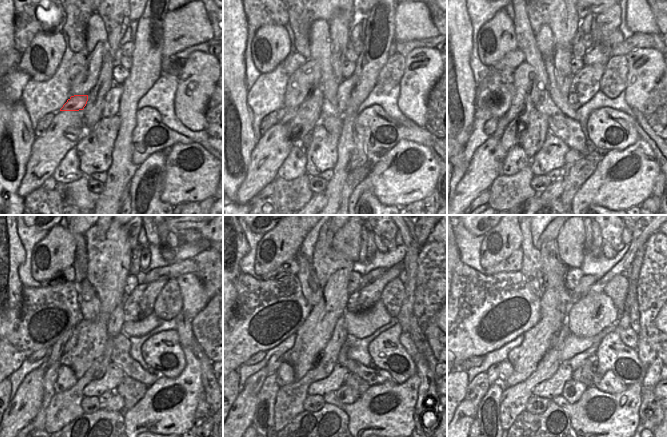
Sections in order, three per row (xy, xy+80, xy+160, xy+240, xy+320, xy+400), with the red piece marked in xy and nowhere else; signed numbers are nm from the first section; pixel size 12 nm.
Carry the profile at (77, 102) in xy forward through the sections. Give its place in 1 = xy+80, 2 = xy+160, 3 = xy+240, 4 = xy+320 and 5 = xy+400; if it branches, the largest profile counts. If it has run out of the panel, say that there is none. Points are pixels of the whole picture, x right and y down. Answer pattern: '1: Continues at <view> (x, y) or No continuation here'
1: Continues at xy+80 (285, 114)
2: Continues at xy+160 (502, 122)
3: Continues at xy+240 (44, 366)
4: Continues at xy+320 (253, 384)
5: Continues at xy+400 (476, 390).

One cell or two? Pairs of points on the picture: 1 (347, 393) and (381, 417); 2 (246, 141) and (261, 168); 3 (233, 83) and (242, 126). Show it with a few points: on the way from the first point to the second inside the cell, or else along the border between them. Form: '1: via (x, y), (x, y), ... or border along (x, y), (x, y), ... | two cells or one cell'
1: border along (335, 392), (343, 403), (353, 403), (359, 396) | two cells
2: border along (255, 145), (246, 173) | two cells
3: via (233, 94), (233, 102), (239, 115) | one cell

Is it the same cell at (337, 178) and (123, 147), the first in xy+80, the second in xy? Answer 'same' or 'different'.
same

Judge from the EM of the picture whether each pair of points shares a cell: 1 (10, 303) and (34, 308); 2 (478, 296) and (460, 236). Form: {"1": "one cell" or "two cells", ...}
{"1": "two cells", "2": "two cells"}

